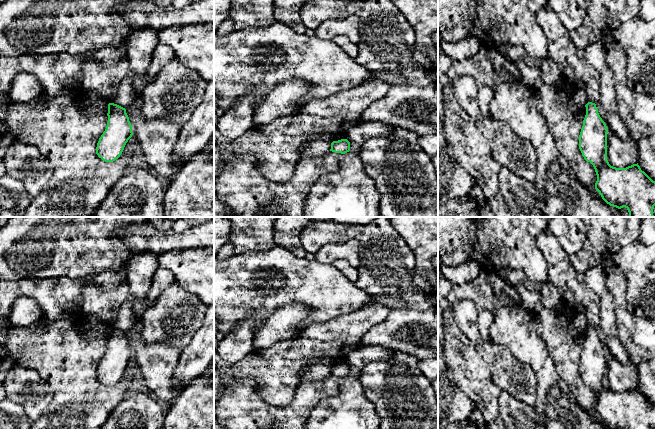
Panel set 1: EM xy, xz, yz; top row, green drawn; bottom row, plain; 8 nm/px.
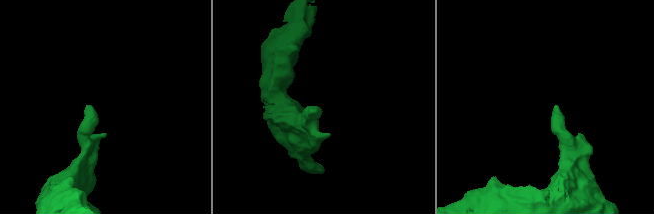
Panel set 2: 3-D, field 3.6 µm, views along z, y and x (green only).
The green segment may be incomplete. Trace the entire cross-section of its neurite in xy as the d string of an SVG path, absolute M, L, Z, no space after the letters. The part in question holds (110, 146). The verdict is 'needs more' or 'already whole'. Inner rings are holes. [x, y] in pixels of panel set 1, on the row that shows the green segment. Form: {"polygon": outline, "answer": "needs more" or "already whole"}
{"polygon": "M109 103L107 116L107 126L97 143L96 154L105 162L113 162L120 157L133 132L125 108Z", "answer": "already whole"}

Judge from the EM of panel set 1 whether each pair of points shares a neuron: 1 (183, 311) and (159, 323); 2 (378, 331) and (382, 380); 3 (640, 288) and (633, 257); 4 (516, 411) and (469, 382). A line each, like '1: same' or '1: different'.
1: same
2: different
3: same
4: different

